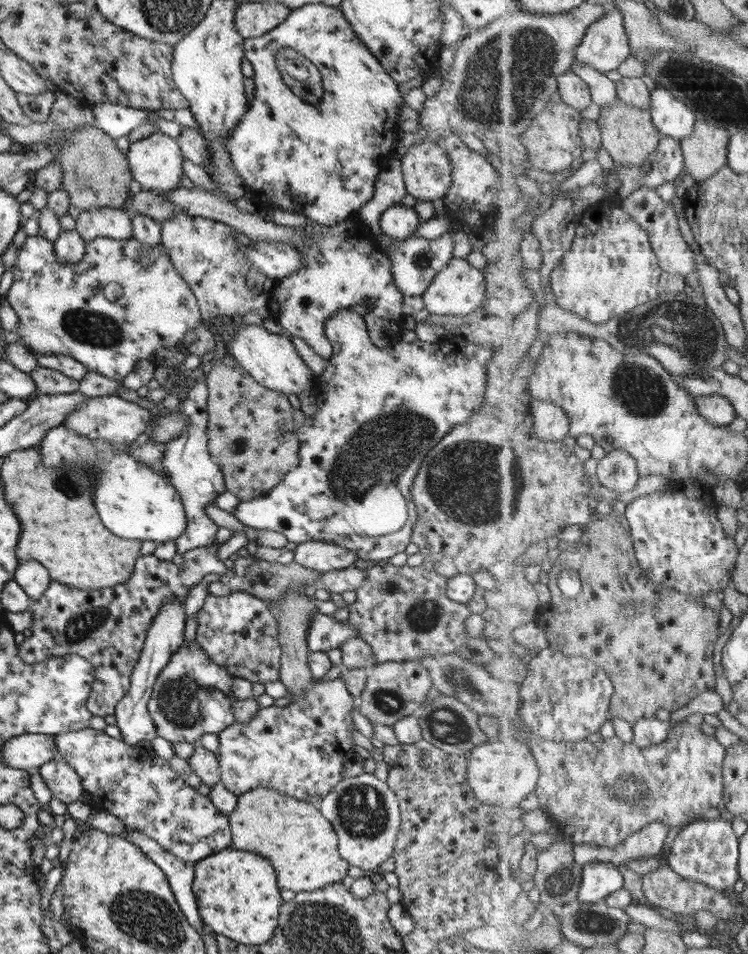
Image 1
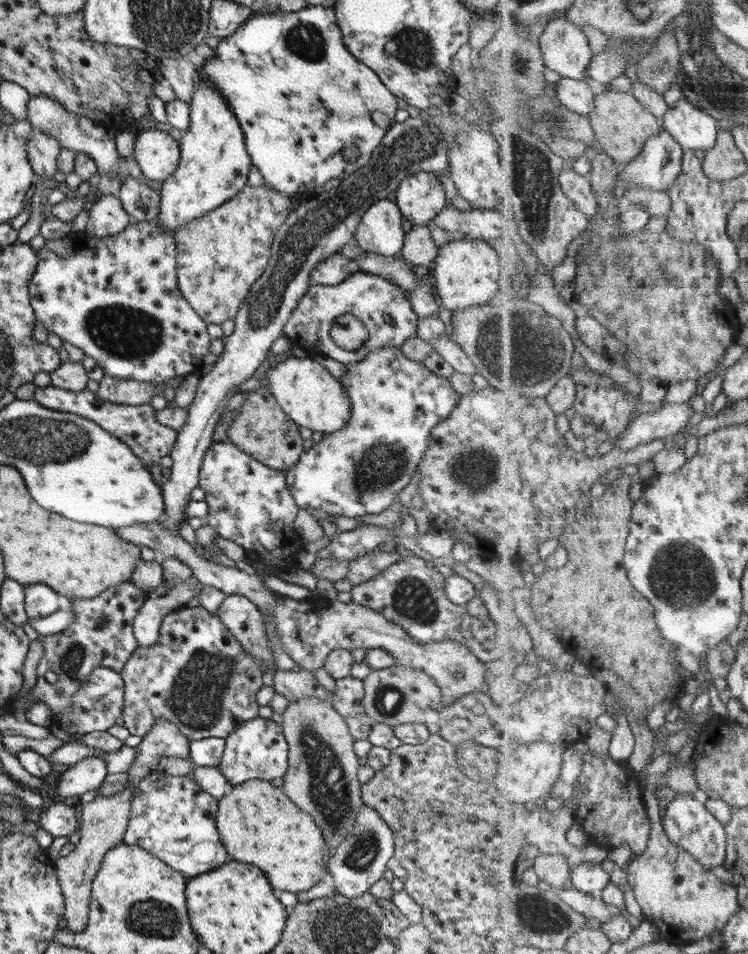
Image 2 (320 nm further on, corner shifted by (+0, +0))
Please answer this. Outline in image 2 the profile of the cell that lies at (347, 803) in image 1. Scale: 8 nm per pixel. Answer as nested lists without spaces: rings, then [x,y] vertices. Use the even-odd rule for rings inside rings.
[[[361,802],[361,807],[354,816],[353,828],[335,847],[327,861],[329,879],[336,894],[345,898],[357,898],[368,892],[369,887],[381,878],[383,871],[392,863],[393,833],[381,820],[376,810]]]

